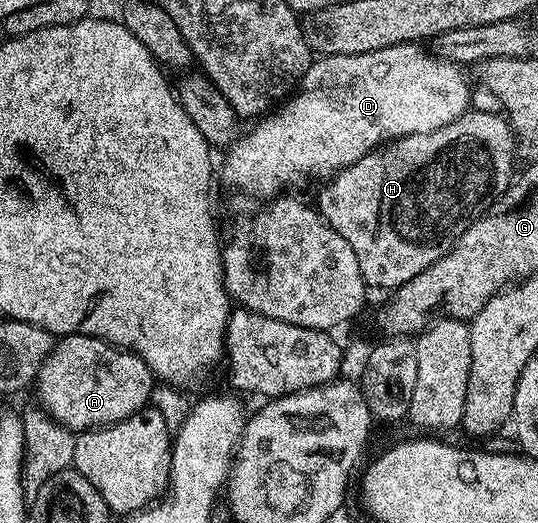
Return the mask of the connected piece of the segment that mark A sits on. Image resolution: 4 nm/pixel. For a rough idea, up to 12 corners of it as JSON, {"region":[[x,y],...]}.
{"region":[[64,336],[38,403],[78,434],[148,407],[156,377],[134,352]]}

